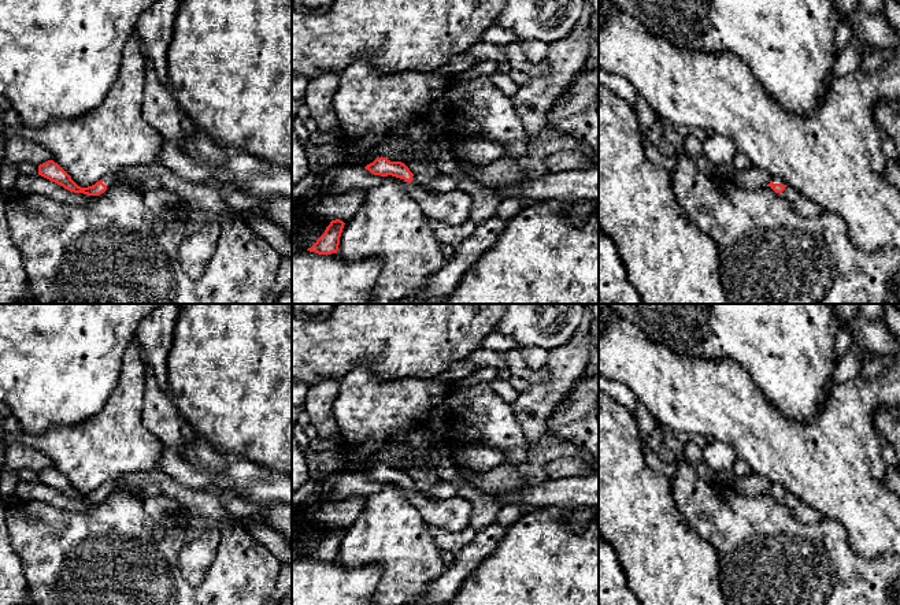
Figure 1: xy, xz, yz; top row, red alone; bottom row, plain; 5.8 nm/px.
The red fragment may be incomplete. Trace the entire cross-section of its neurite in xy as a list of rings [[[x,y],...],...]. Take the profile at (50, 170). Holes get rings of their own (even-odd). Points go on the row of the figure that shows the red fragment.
[[[48,160],[38,166],[38,175],[63,186],[64,189],[74,193],[84,193],[88,196],[100,196],[108,188],[114,185],[126,185],[137,190],[140,186],[144,186],[145,182],[136,178],[127,178],[123,174],[112,172],[107,174],[103,179],[96,182],[92,186],[81,188],[78,186],[71,177],[53,160]]]

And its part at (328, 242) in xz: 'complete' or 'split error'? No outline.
complete

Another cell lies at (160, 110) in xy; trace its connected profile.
[[[148,59],[142,114],[147,122],[162,134],[164,141],[177,145],[186,138],[192,138],[197,130],[196,125],[174,100],[170,86],[159,79]]]

